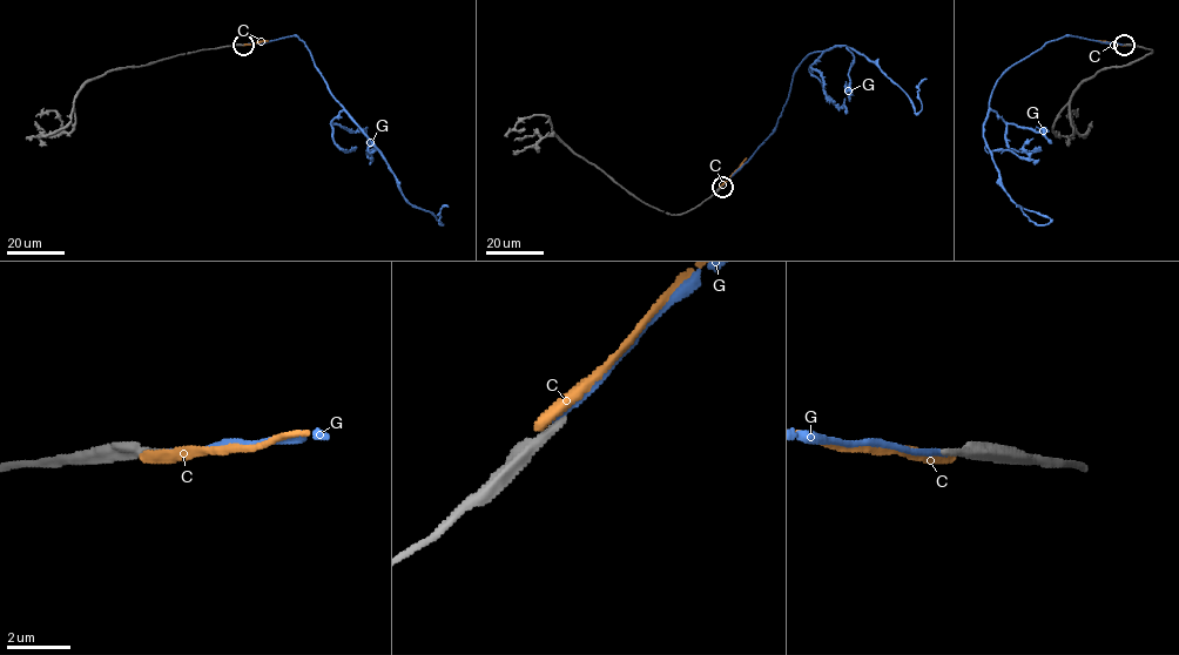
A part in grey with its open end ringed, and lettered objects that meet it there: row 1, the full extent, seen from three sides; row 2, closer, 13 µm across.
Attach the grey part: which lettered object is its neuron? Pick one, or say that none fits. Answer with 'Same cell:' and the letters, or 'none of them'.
Same cell: none of them

